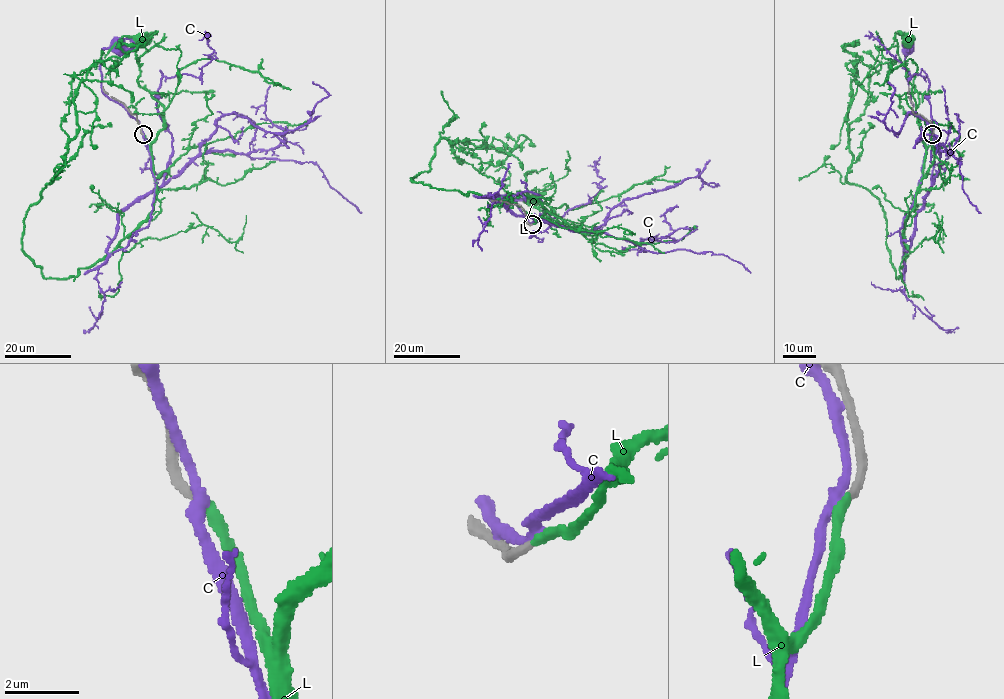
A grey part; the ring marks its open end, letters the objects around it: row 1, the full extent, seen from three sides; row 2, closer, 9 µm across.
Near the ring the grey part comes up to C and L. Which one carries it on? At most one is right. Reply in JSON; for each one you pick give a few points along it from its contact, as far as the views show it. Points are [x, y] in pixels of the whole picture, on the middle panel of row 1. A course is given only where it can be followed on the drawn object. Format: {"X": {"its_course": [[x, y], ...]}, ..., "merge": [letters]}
{"L": {"its_course": [[532, 224], [553, 208], [540, 210], [526, 200], [528, 192], [537, 189], [542, 190], [538, 199], [528, 200]]}, "merge": ["L"]}

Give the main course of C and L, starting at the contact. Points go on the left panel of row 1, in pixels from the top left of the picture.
C: (143, 134), (140, 125), (127, 110), (101, 89), (100, 54), (105, 49), (115, 47)
L: (143, 134), (149, 146), (163, 127), (164, 107), (137, 81), (139, 58), (153, 46), (139, 40)

